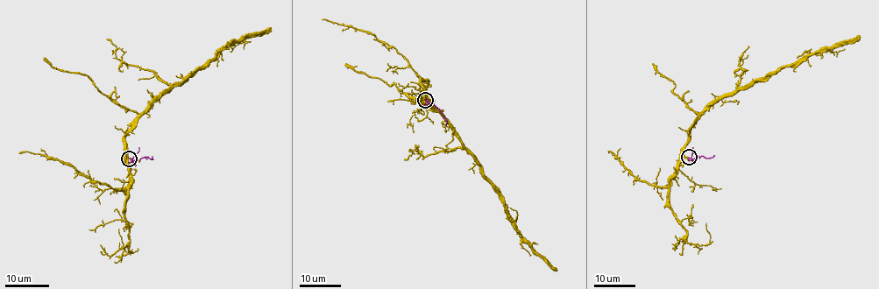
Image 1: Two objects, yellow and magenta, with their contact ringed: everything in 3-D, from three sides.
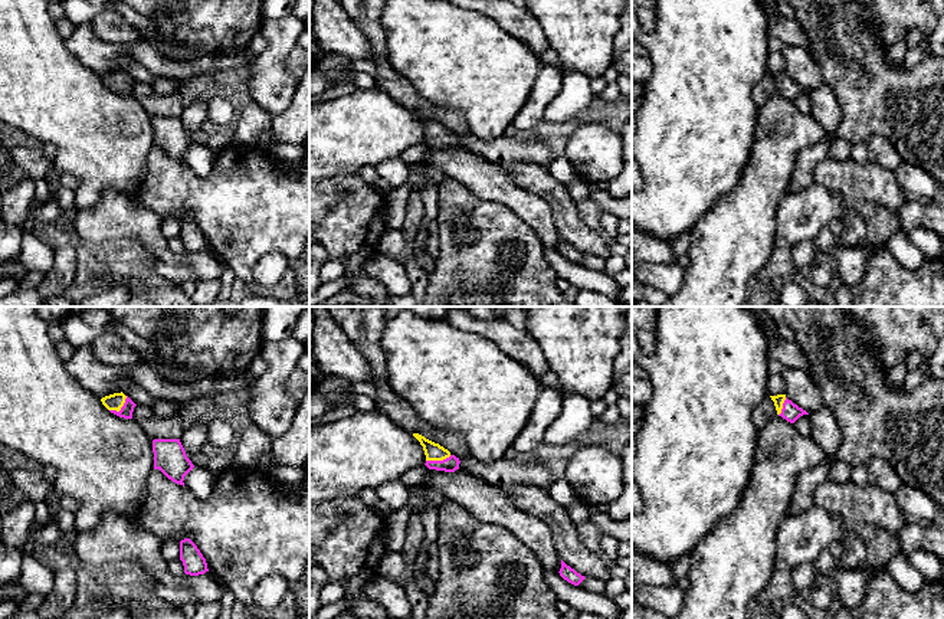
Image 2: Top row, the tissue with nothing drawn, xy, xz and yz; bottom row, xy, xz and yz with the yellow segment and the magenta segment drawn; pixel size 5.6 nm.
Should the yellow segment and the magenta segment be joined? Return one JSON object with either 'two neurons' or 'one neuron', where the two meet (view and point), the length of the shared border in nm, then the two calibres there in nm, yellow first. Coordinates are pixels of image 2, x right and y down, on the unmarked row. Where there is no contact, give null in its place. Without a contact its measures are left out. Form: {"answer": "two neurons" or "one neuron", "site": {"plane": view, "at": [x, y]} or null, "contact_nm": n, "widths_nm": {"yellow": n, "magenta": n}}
{"answer": "one neuron", "site": {"plane": "xy", "at": [121, 84]}, "contact_nm": 130, "widths_nm": {"yellow": 100, "magenta": 70}}

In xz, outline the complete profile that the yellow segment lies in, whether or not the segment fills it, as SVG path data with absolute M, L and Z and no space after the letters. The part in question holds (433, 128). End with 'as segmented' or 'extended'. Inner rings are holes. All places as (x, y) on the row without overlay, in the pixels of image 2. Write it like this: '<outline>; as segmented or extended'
M413 111L413 114L420 119L426 132L426 144L429 147L455 150L459 147L459 135L452 132L448 127L435 121L419 111Z; extended

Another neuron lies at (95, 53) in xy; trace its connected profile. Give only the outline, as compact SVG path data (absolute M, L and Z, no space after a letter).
M89 22L75 26L72 35L63 43L83 66L99 76L121 71L119 60L122 58L132 58L125 46L99 39Z

